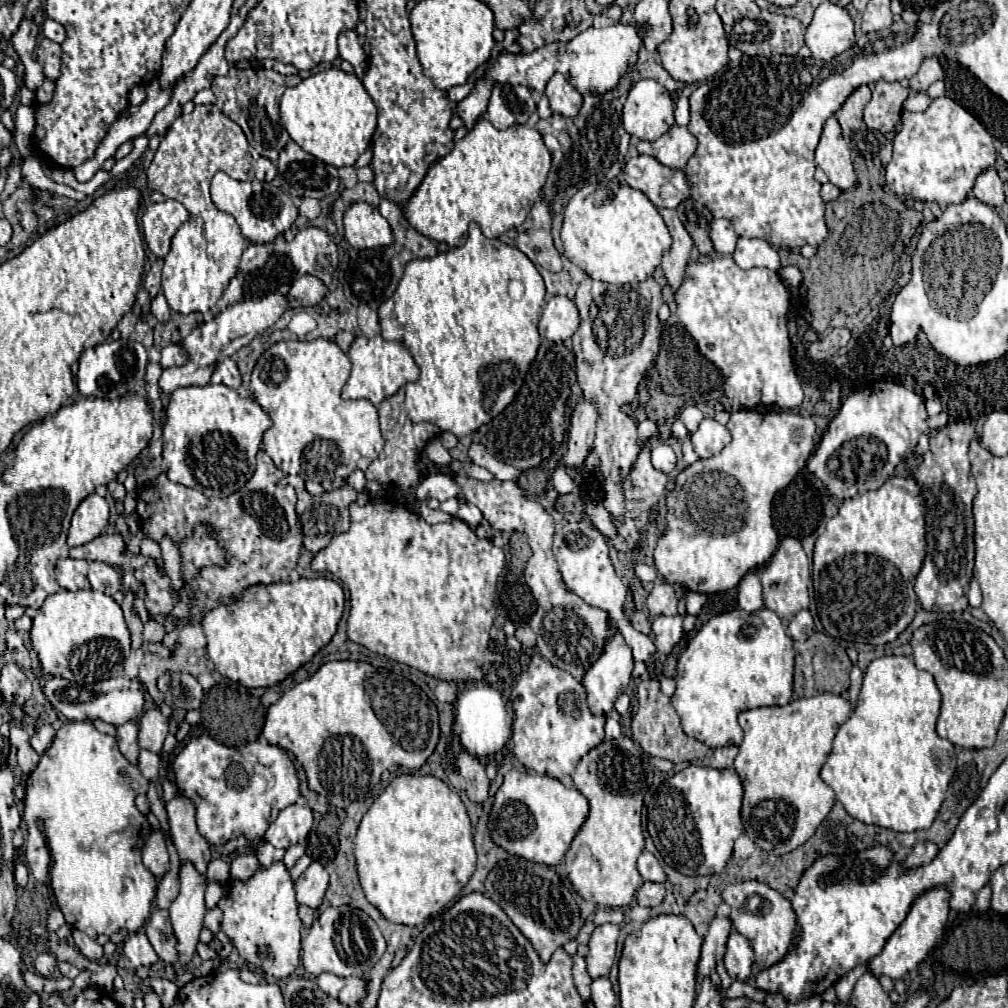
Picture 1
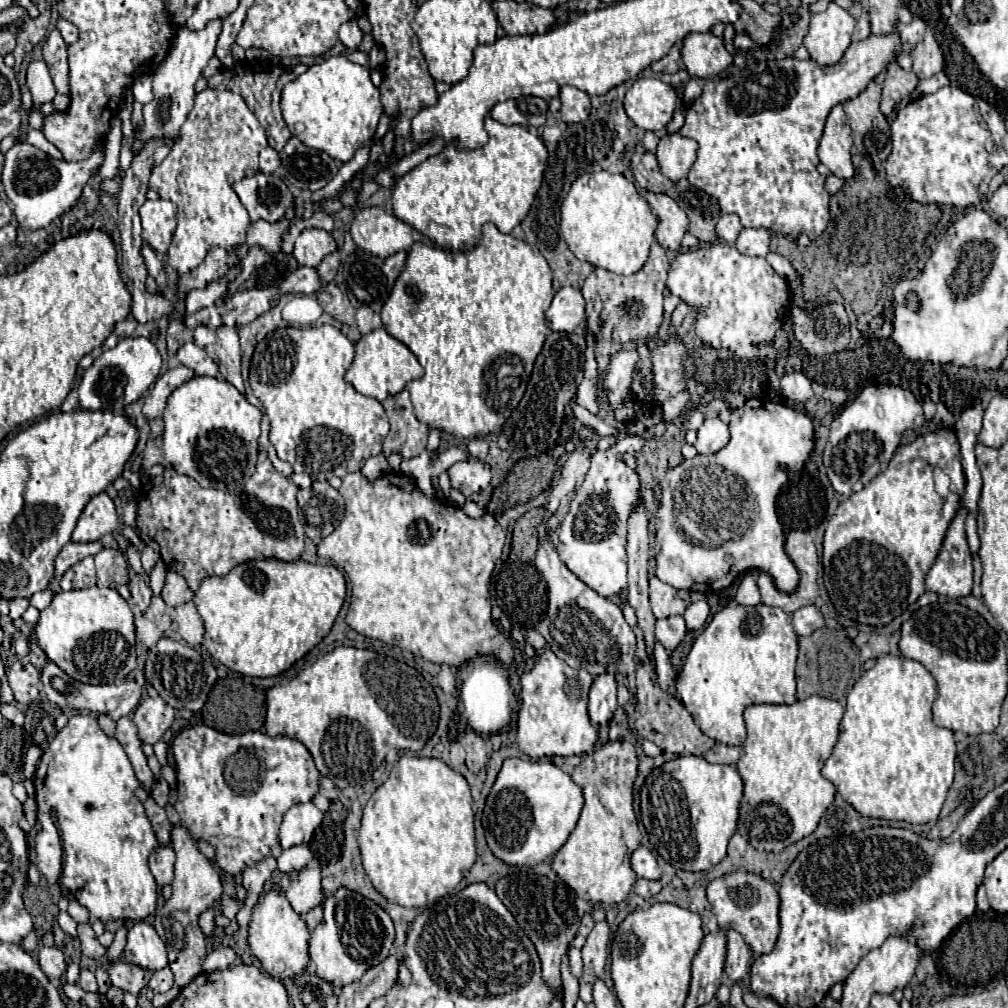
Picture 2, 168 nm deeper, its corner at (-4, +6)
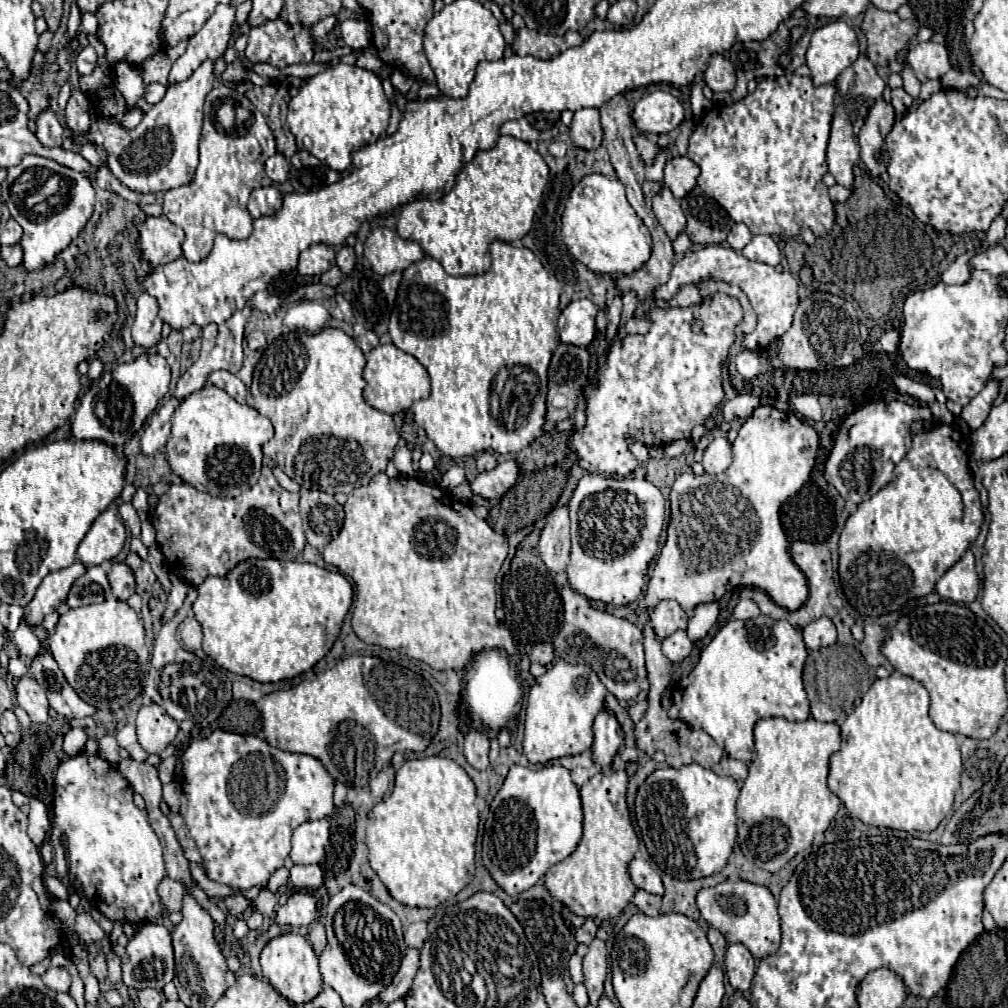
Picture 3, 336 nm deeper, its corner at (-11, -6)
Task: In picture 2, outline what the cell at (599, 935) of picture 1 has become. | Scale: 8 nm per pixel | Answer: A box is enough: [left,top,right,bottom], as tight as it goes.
[579,922,608,1002]

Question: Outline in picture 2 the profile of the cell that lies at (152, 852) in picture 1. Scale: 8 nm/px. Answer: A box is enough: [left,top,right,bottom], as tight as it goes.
[150,846,176,888]

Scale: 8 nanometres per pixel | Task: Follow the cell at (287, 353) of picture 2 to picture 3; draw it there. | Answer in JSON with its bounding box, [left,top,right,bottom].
[251,328,399,490]

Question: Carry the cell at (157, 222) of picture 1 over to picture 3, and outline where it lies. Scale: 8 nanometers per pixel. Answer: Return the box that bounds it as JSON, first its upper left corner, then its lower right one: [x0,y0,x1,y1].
[141,216,185,266]

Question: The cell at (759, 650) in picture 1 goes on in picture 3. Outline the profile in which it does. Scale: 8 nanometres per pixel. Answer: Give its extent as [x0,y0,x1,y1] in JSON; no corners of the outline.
[675,614,809,762]

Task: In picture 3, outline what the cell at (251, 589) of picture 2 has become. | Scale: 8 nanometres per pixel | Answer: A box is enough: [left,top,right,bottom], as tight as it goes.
[193,558,353,682]

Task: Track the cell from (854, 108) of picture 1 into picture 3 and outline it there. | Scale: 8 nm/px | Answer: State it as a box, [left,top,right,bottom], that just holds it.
[859,98,895,176]

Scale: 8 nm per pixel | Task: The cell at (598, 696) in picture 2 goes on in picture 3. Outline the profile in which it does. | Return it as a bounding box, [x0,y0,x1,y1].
[593,710,623,766]

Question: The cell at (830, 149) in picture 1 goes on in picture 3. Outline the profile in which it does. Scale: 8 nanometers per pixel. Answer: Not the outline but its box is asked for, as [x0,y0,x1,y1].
[827,54,885,188]

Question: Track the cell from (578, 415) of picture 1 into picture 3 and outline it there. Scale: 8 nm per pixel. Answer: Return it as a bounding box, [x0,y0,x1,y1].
[539,506,569,572]

